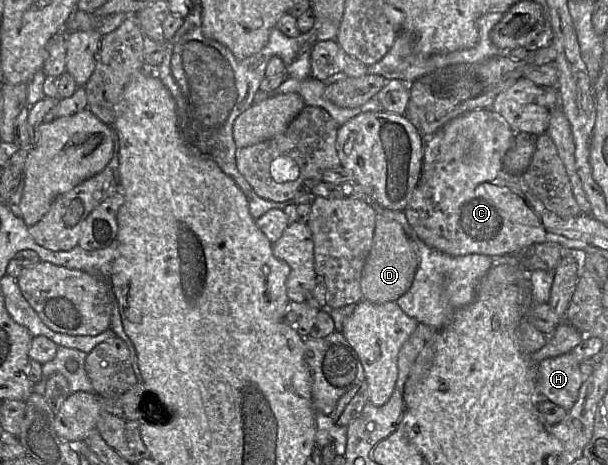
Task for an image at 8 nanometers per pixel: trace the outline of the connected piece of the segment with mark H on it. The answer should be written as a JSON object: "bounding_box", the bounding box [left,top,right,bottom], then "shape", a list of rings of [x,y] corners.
{"bounding_box":[538,352,584,412],"shape":[[[571,352],[538,363],[539,396],[547,398],[567,412],[576,402],[584,379],[579,363]]]}

